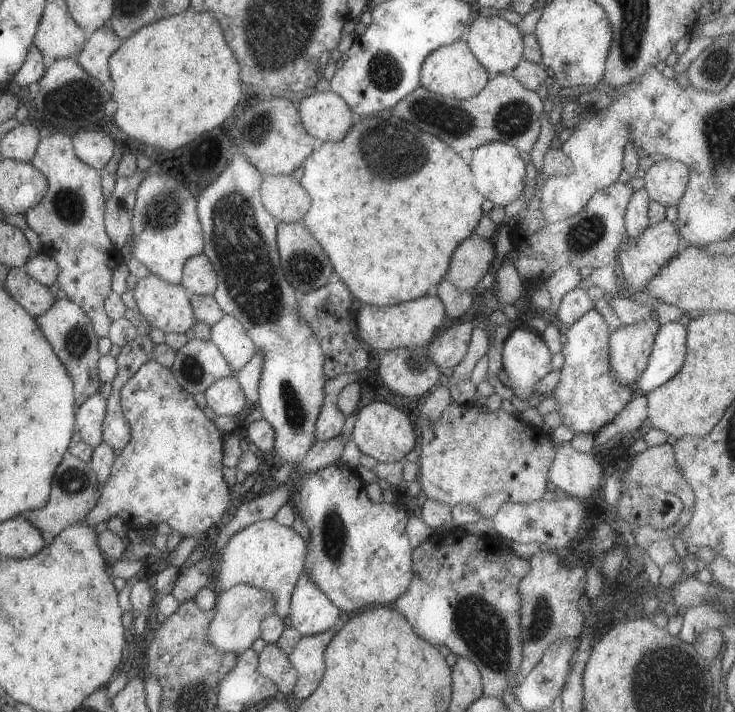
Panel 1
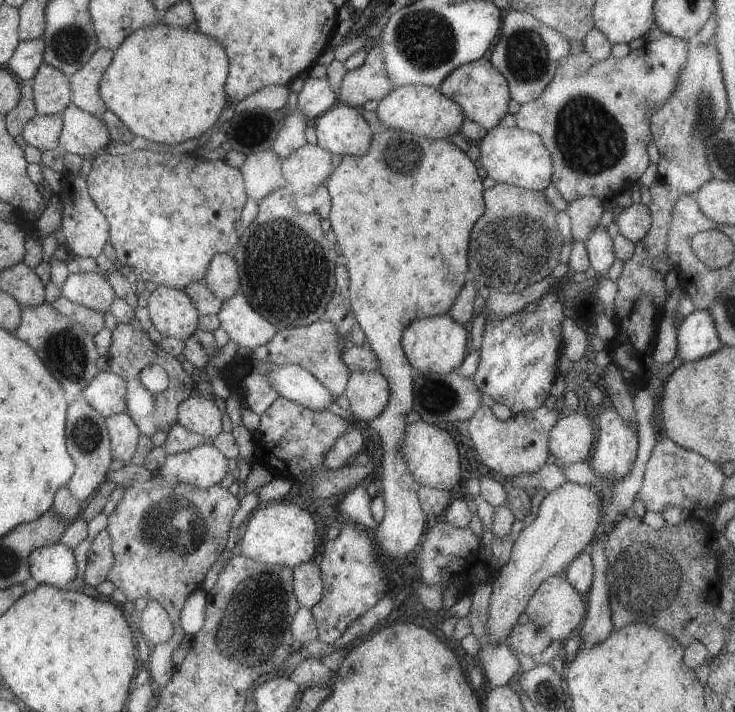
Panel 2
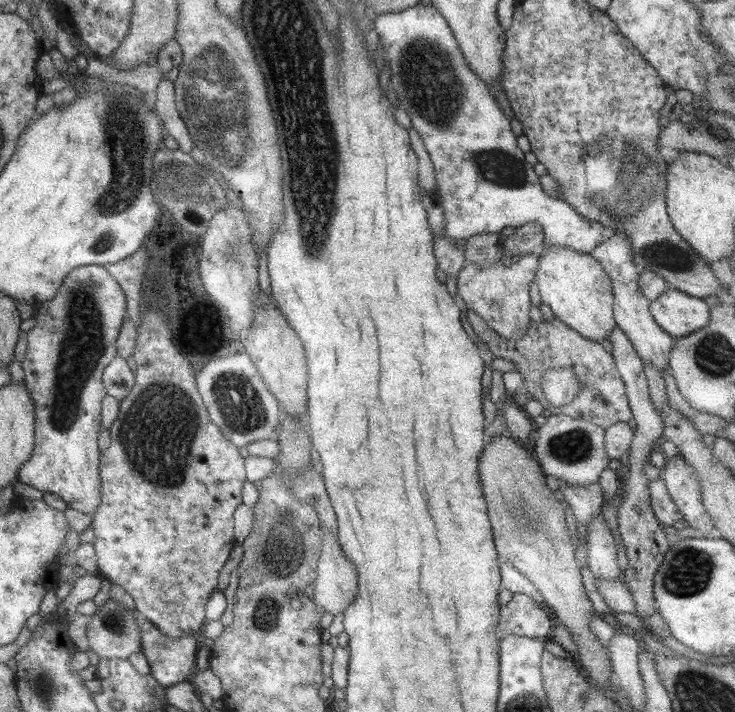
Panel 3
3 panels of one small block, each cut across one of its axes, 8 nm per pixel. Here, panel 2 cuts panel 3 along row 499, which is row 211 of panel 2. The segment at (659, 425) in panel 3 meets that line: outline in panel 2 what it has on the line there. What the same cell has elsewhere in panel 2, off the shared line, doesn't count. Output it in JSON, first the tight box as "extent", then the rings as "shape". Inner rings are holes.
{"extent":[615,199,652,243],"shape":[[[646,199],[640,203],[617,210],[615,222],[619,226],[620,234],[633,243],[640,242],[648,234],[652,226],[651,210]]]}

